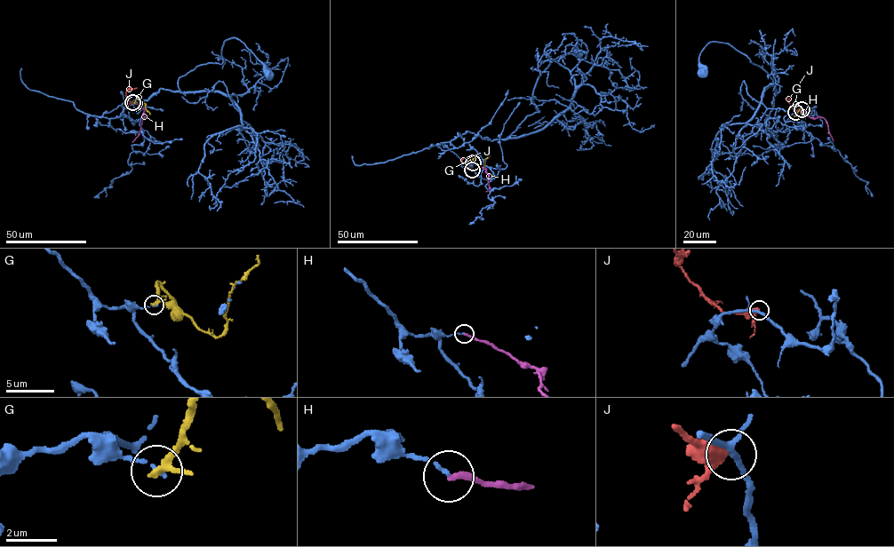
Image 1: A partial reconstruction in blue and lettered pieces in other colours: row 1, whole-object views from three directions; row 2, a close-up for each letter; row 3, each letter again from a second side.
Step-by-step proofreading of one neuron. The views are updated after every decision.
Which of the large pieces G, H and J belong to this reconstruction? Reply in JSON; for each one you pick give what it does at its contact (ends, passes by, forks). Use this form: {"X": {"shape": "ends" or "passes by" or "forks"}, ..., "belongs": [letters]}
{"belongs": []}

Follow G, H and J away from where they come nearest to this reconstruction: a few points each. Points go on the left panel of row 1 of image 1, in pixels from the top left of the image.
G: (133, 103), (137, 97), (139, 98), (149, 114)
H: (134, 104), (141, 105), (144, 116), (139, 133), (132, 142)
J: (132, 102), (126, 96), (126, 91), (137, 88)

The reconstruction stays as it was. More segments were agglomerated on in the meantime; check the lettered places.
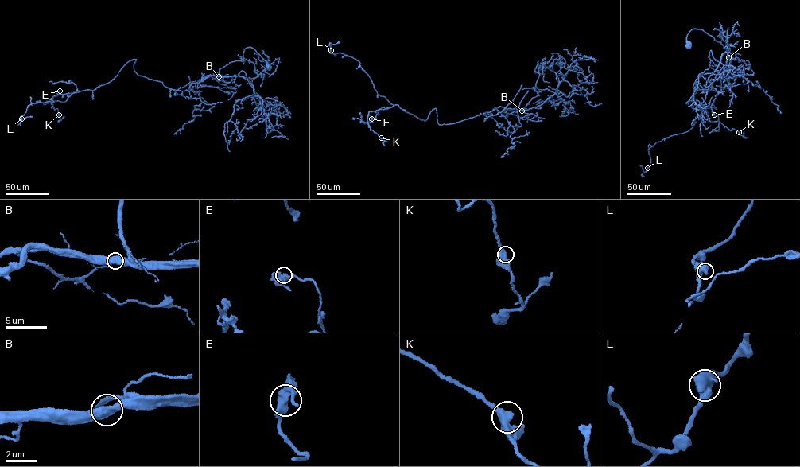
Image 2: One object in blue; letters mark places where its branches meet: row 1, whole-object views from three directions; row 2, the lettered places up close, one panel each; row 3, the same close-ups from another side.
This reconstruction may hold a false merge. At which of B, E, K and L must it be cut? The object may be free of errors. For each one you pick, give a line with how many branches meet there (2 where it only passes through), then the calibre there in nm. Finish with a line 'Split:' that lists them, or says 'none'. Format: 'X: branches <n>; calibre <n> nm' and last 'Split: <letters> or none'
Split: none

